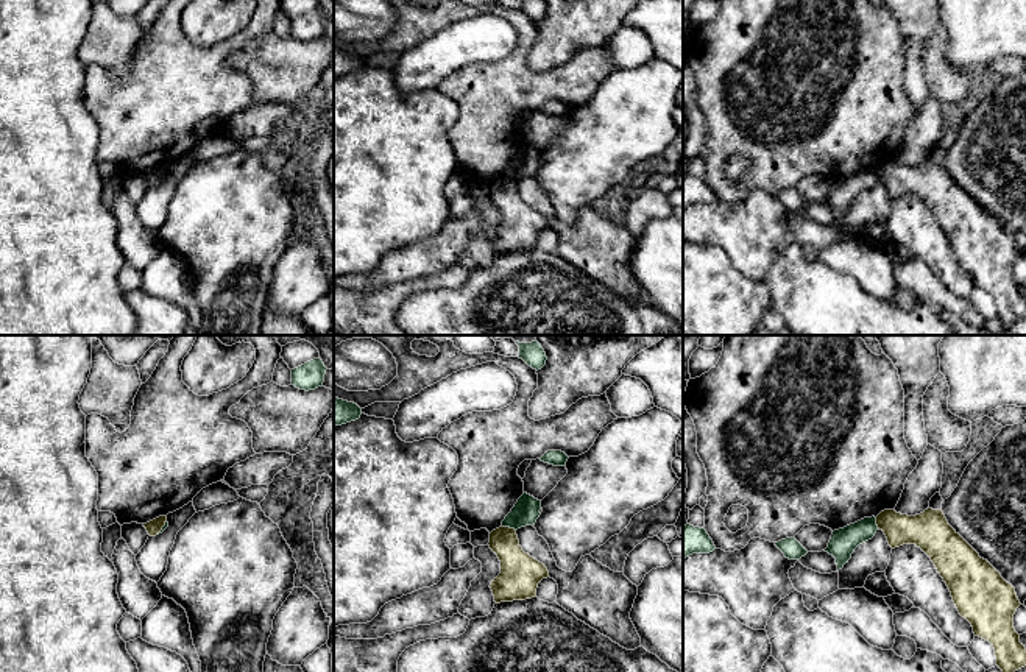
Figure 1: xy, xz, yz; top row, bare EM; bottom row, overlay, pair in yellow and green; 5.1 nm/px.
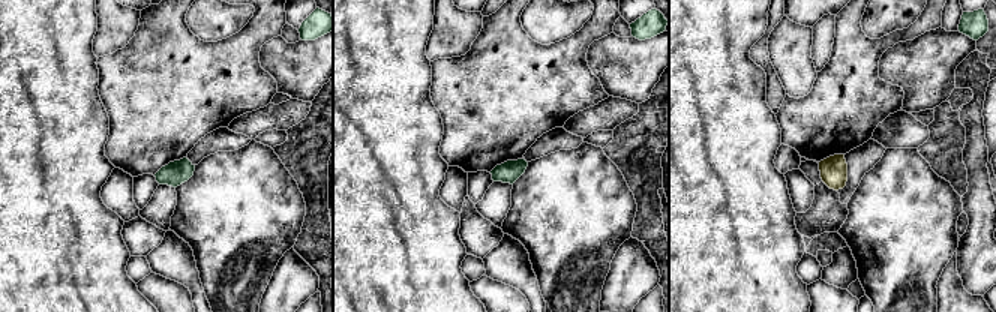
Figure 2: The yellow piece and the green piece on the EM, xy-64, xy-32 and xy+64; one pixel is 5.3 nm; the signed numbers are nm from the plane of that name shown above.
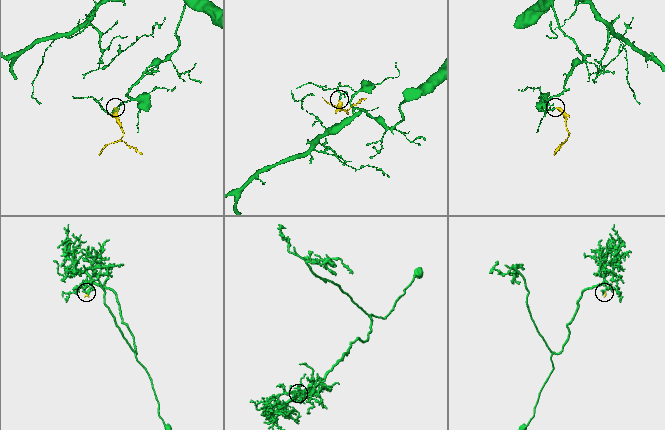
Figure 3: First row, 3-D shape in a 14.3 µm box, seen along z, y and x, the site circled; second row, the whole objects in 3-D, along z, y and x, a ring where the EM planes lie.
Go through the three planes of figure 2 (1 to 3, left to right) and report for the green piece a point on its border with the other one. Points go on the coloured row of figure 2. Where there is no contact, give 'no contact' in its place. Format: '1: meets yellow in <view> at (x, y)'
1: no contact
2: no contact
3: no contact

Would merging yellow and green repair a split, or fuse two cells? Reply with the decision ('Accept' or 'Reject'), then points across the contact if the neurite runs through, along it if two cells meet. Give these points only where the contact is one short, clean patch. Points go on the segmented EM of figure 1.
Reject. Boundary: xz (502, 526), (515, 530)

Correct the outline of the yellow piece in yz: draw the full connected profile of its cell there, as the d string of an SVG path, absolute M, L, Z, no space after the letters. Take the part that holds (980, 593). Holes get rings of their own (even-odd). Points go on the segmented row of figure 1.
M928 508L915 516L884 510L876 516L876 525L892 549L915 544L931 558L959 614L971 624L975 636L993 645L996 666L1003 672L1015 672L1026 666L1026 647L1014 628L1014 614L1021 605L1015 588L948 524L942 510Z

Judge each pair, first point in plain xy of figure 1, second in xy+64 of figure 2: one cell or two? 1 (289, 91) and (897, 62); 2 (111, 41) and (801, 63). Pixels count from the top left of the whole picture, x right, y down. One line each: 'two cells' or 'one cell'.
1: one cell
2: one cell

